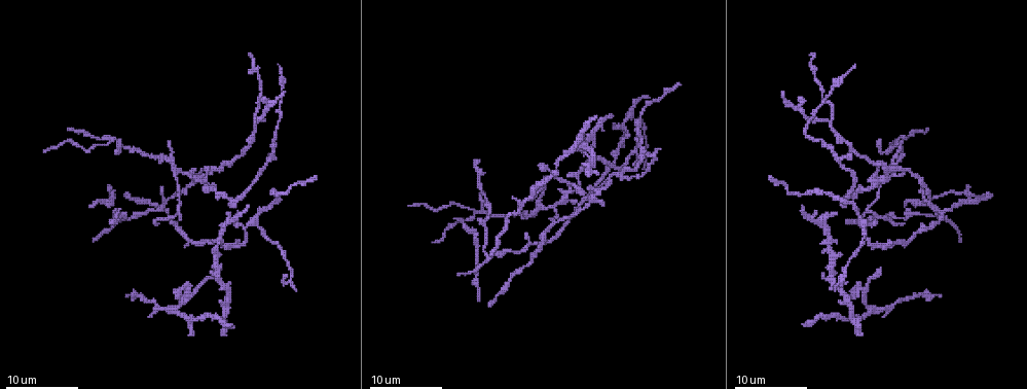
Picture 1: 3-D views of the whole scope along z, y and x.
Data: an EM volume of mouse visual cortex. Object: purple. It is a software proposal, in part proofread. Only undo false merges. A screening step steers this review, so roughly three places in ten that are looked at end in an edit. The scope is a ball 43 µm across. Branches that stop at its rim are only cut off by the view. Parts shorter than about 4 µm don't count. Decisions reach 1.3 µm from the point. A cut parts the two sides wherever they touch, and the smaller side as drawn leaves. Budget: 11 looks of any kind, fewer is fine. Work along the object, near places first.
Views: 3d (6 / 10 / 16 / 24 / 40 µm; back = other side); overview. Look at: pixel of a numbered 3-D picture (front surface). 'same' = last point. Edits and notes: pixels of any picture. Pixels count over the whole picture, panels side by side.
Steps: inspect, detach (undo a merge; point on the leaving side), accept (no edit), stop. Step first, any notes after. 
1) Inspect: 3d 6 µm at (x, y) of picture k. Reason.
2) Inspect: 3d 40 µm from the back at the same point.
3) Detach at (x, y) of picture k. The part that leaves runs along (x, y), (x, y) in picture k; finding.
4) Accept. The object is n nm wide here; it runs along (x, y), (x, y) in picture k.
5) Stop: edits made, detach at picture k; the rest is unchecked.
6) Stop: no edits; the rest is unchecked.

Inspect: 3d 6 µm at (526, 249) of picture 1.

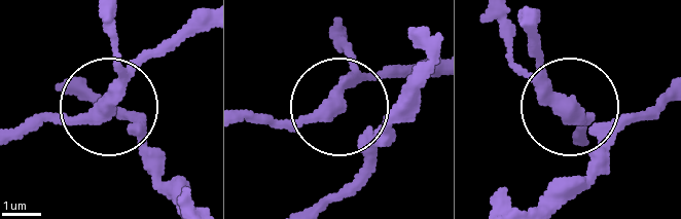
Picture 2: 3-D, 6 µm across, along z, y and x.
Accept. 3 arms meet here; it runs along (201, 13), (108, 99), (63, 121), (13, 128) in picture 2; continuous, no second neuron.

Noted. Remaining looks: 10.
Inspect: 3d 16 µm at (489, 257) of picture 1. Three-way junction.

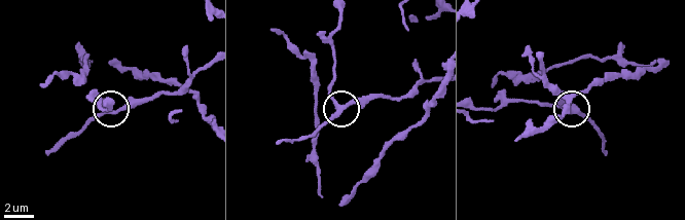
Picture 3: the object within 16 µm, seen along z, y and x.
Accept. 3 arms meet here; it runs along (439, 78), (398, 97), (358, 99), (335, 111), (311, 136) in picture 3; all the same neuron.

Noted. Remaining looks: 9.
Inspect: 3d 10 µm at (906, 215) of picture 1. A fork.

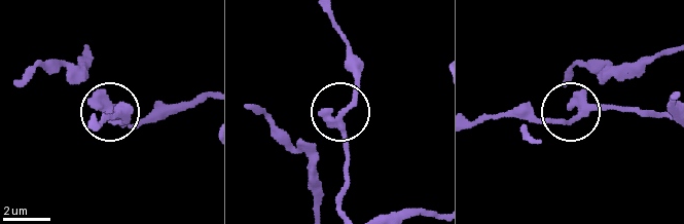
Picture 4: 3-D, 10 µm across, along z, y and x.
Accept. It runs along (667, 116), (643, 109), (589, 109), (560, 120), (520, 120) in picture 4; one neuron here.

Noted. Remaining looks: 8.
Inspect: 3d 10 µm at (855, 290) of picture 1. Four arms meet.

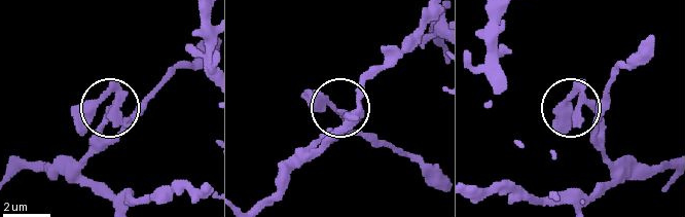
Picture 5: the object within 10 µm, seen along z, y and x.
Inspect: 3d 10 µm from the back at (578, 104) of picture 5.

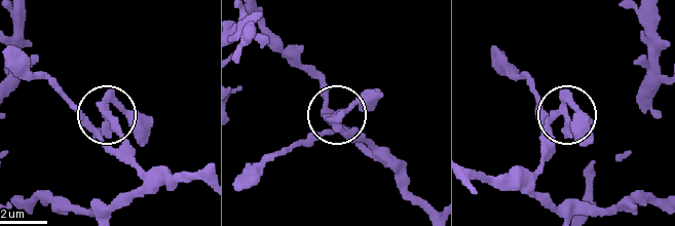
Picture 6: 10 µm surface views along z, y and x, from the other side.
Accept. The object is 250 nm wide here; one neuron here.

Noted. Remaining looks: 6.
Inspect: 3d 6 µm at (827, 120) of picture 1. Three arms meet.

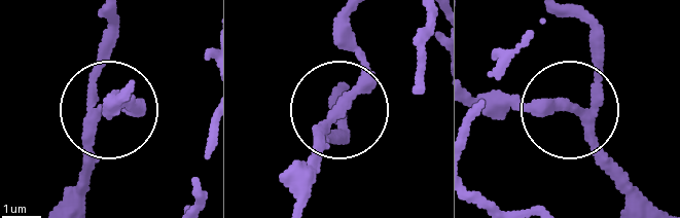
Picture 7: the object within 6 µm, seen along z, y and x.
Accept. It runs along (297, 203), (317, 138), (359, 75), (350, 16) in picture 7; one neuron here.

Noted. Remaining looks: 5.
Inspect: 3d 10 µm at (620, 176) of picture 1.

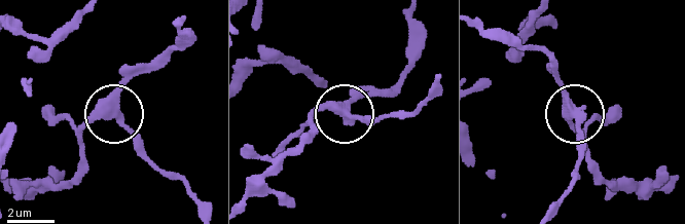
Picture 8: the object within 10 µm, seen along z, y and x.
Accept. The side arm is 13 µm long; it runs along (251, 191), (308, 134), (322, 110), (379, 120) in picture 8; continuous, no second neuron.

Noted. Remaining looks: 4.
Stop: no edits; the rest is unchecked.

